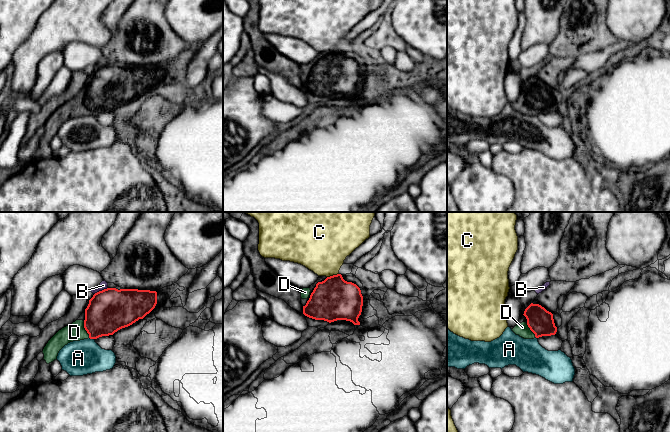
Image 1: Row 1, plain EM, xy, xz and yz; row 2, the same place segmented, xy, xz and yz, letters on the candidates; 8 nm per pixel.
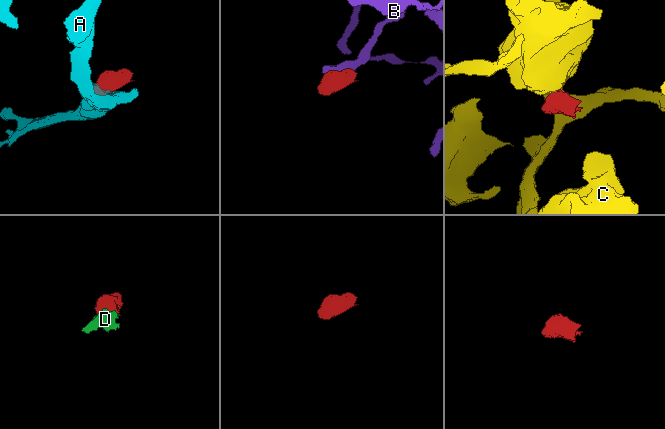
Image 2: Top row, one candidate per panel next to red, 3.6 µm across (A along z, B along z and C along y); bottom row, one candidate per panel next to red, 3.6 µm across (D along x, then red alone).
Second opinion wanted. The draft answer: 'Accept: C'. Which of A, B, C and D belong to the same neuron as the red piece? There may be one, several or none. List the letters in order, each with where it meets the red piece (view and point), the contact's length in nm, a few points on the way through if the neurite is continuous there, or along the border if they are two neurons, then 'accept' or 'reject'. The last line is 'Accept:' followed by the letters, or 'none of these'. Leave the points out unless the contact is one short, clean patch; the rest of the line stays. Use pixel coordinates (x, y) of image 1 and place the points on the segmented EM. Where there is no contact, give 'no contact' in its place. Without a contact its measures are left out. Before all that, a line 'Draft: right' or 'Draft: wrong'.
Draft: wrong
A: contact xy (91, 338); length 40 nm; border xy (89, 337), (93, 339); reject
B: contact xy (100, 291); length 130 nm; border xy (107, 287), (94, 294); reject
C: contact xz (332, 276); length 100 nm; border xz (338, 273), (327, 277); reject
D: contact xy (85, 329); length 140 nm; way xy (109, 310), (92, 327), (85, 329), (74, 332); accept
Accept: D

